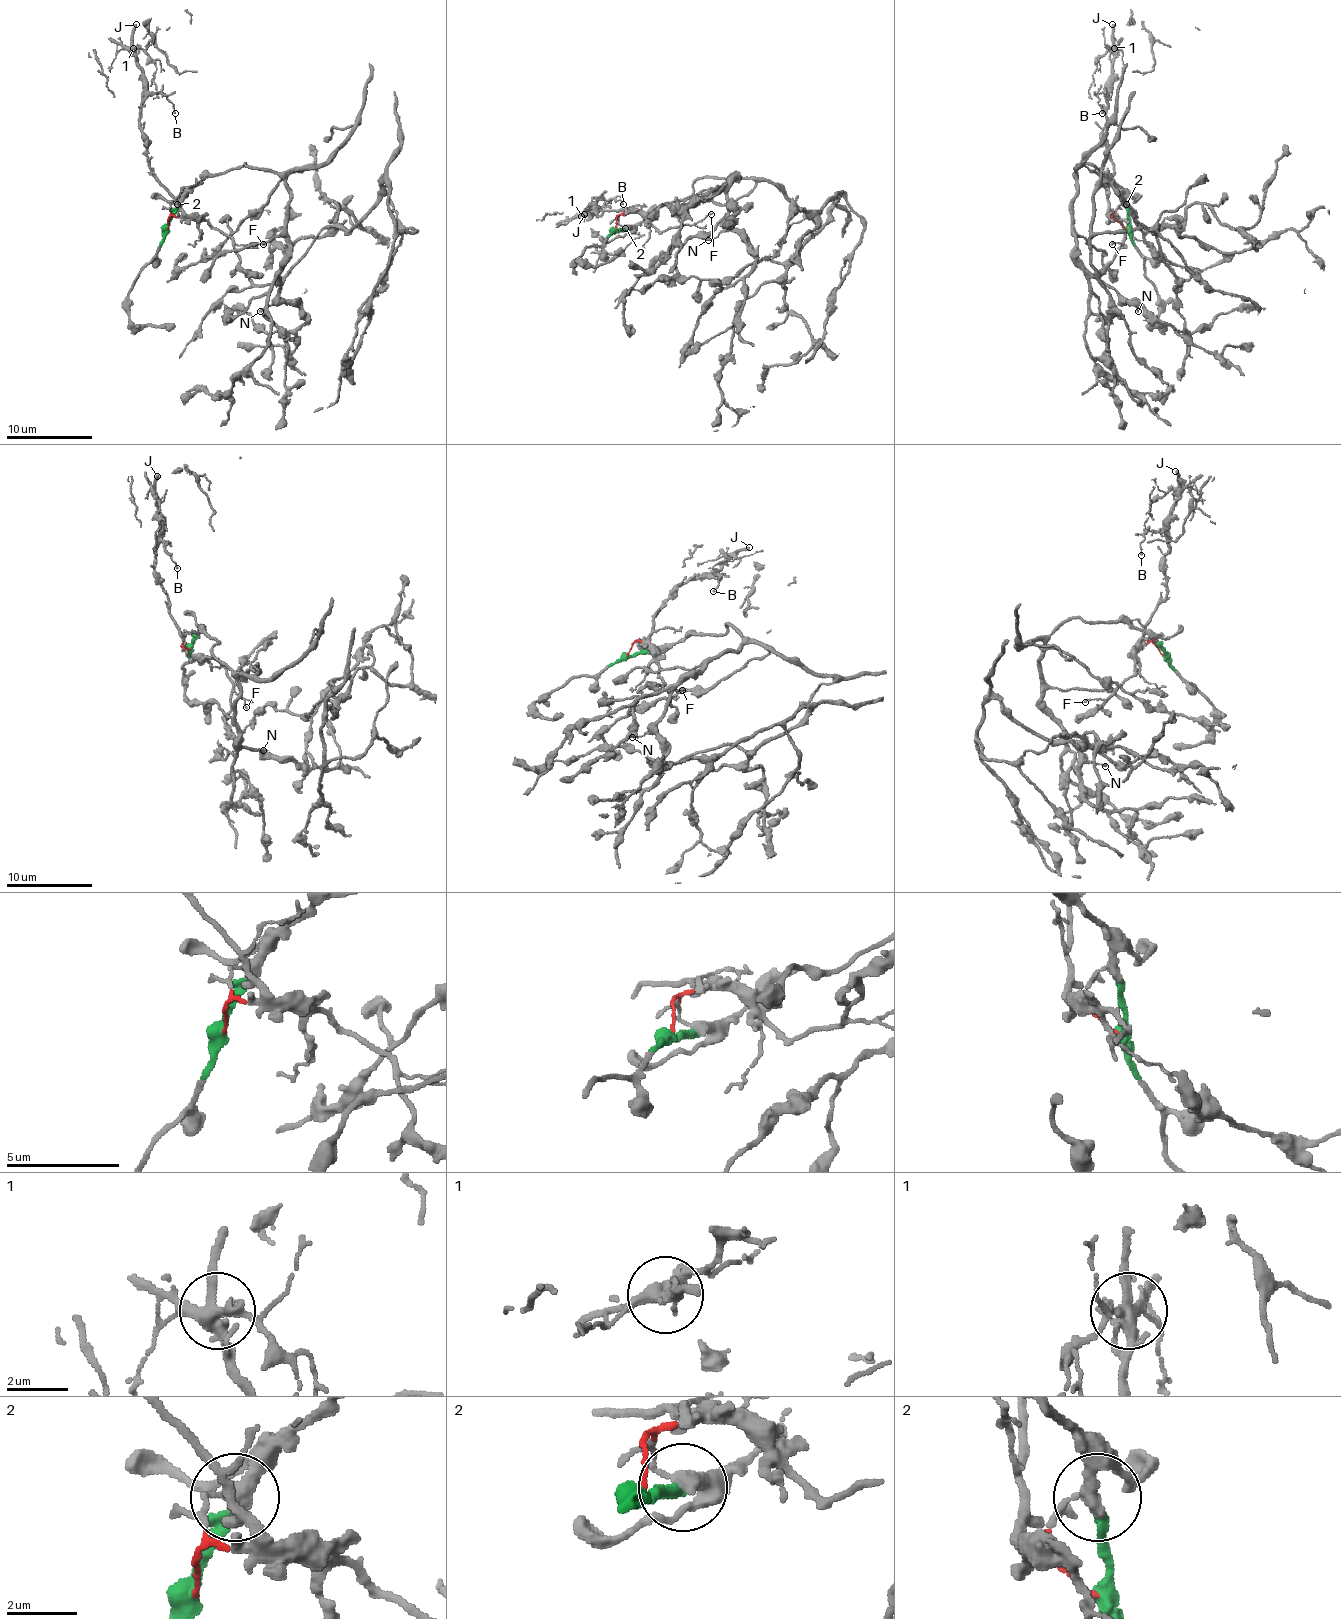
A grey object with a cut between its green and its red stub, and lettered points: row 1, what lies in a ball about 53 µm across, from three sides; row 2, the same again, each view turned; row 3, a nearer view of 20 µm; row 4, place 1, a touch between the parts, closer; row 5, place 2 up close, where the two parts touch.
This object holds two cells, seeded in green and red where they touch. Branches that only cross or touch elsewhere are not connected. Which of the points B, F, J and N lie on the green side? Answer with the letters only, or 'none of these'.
N

